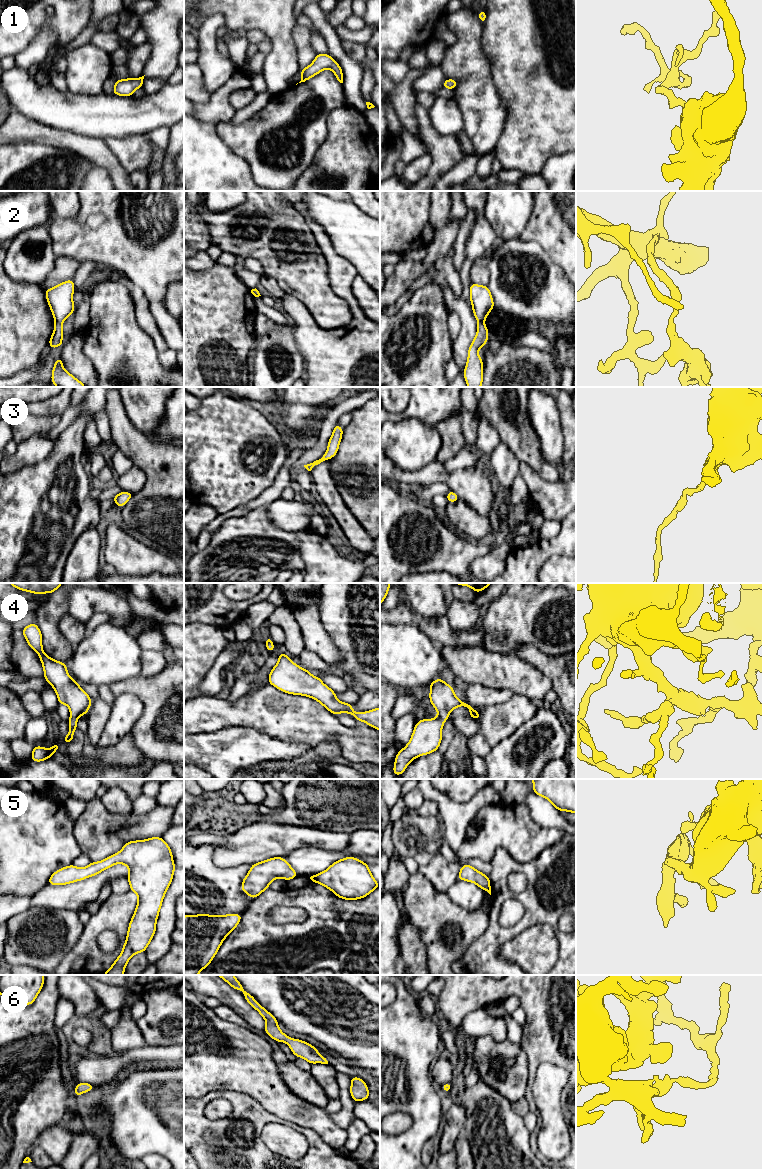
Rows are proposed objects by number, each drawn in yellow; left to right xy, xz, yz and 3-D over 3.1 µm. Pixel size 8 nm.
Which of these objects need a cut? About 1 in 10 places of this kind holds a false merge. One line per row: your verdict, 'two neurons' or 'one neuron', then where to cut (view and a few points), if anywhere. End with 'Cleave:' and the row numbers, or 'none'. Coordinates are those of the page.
1: one neuron; cut none
2: one neuron; cut none
3: one neuron; cut none
4: one neuron; cut none
5: one neuron; cut none
6: one neuron; cut none
Cleave: none

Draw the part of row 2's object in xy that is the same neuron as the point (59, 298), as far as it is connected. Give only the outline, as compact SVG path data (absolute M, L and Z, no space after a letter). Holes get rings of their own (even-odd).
M73 279L67 280L45 291L45 297L55 320L54 331L48 344L52 349L63 344L62 323L67 317L71 316L74 311L75 304L72 299L73 294Z

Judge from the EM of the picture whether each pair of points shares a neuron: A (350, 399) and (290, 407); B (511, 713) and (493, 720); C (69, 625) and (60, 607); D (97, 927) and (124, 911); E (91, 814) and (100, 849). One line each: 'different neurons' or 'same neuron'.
A: different neurons
B: same neuron
C: different neurons
D: same neuron
E: same neuron

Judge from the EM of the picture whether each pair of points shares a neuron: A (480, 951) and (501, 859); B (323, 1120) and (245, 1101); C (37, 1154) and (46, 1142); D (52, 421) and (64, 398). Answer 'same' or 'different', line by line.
A: same
B: different
C: different
D: different

